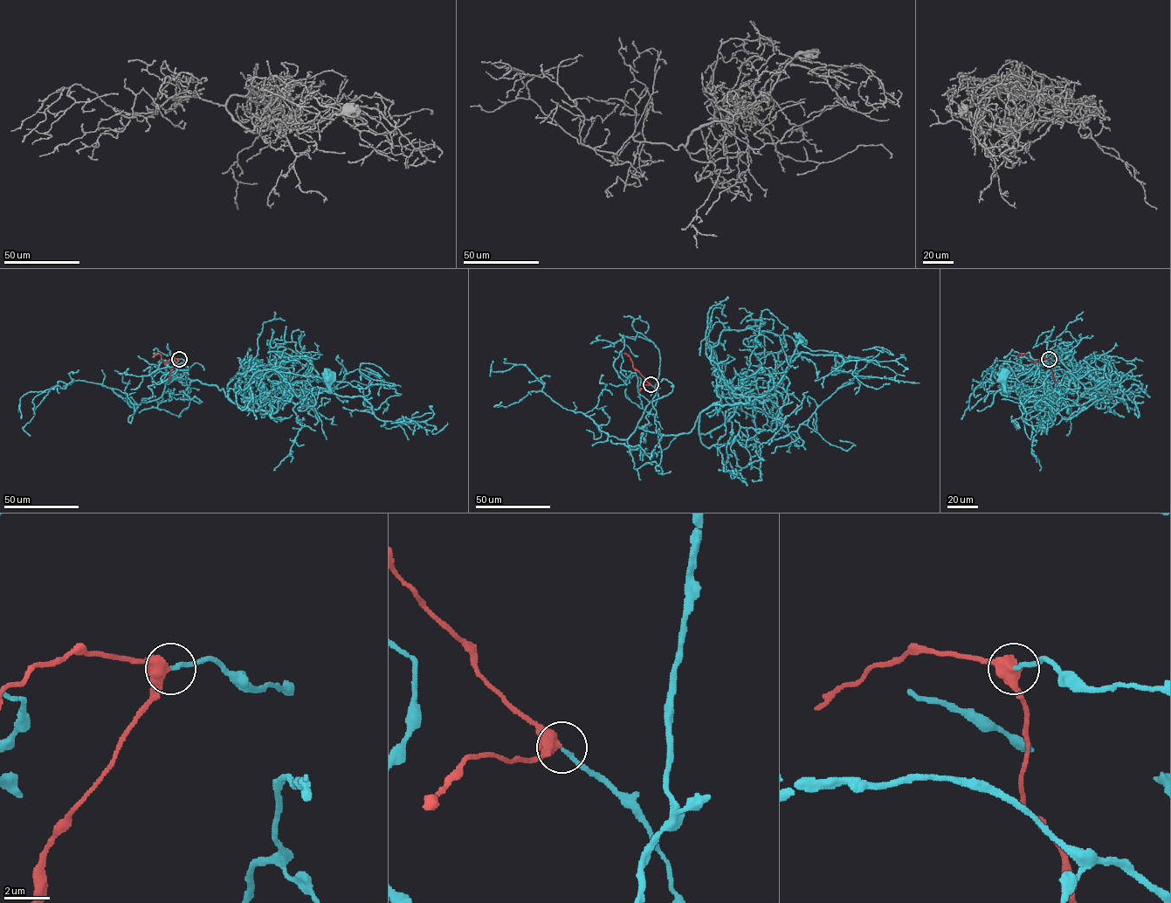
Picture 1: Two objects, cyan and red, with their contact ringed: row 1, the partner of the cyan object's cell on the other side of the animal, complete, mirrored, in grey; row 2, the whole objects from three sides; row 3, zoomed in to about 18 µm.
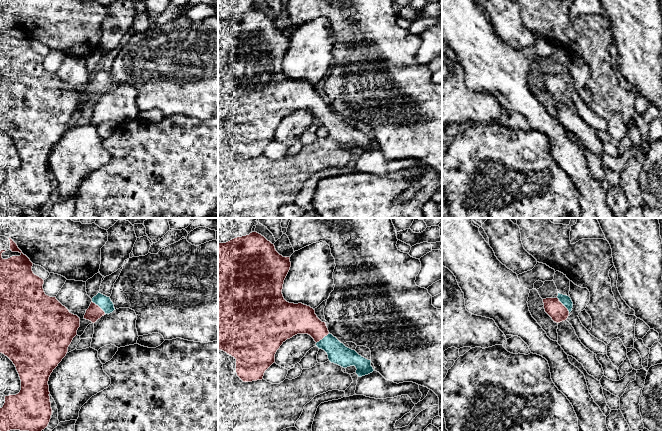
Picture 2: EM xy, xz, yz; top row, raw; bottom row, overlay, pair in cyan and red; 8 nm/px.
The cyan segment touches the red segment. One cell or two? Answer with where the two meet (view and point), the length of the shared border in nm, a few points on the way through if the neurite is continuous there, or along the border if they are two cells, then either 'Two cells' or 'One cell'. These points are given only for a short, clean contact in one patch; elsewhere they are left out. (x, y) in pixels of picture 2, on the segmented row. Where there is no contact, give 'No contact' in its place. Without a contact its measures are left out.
Touches cyan at yz (563, 304). Shared border 170 nm. Path across: yz (564, 299), (563, 304), (553, 307). One cell

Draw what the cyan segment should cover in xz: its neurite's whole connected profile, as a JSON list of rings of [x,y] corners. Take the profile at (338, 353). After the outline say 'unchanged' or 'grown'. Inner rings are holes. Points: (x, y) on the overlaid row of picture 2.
[[[257,232],[234,238],[226,243],[218,242],[218,350],[222,350],[236,359],[236,373],[243,382],[262,380],[265,371],[275,363],[275,354],[280,346],[297,334],[308,334],[319,349],[324,350],[331,363],[343,368],[356,367],[358,377],[374,371],[371,360],[346,347],[329,333],[315,310],[302,303],[287,302],[282,294],[284,280],[290,270],[290,257],[280,255],[274,244]]] | grown

